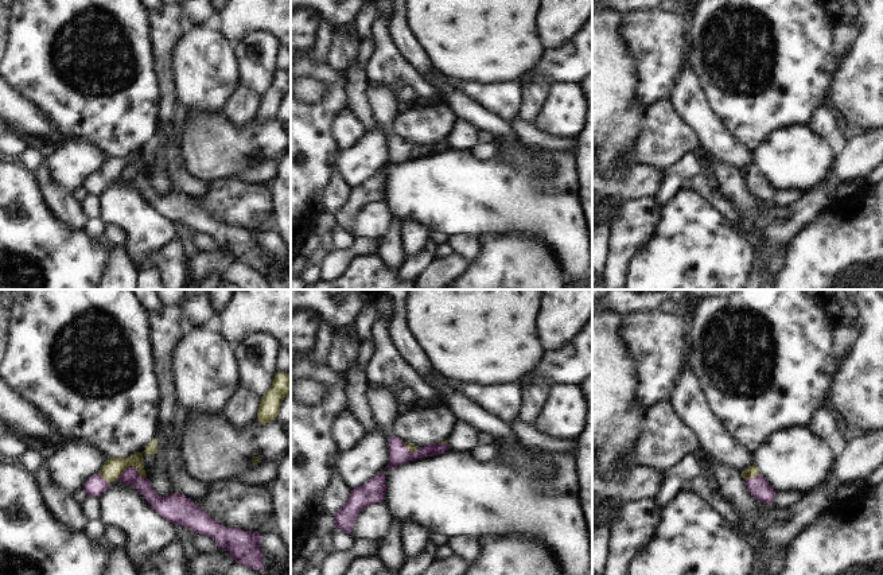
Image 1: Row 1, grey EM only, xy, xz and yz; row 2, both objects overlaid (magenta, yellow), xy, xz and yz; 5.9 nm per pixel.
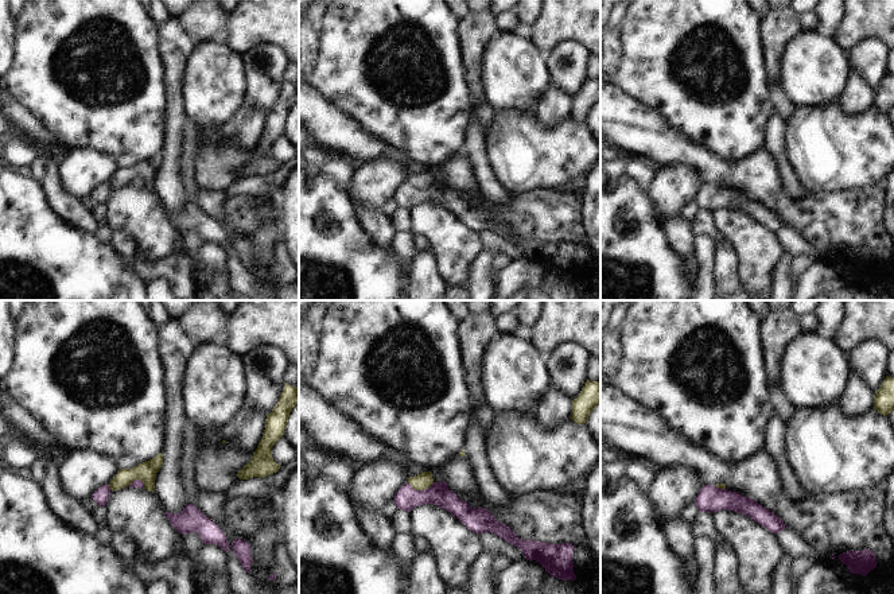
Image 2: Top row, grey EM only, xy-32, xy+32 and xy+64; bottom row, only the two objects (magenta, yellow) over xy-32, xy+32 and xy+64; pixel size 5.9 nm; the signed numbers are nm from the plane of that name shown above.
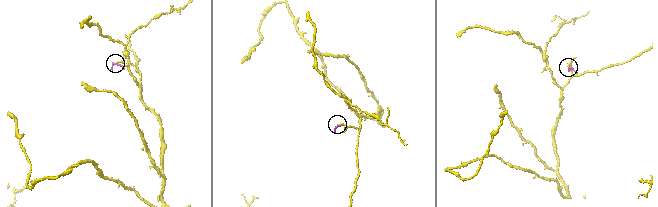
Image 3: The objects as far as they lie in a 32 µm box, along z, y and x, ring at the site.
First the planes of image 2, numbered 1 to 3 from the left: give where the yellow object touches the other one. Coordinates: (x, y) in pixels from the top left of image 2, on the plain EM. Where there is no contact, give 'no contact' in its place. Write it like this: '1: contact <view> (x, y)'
1: contact xy-32 (108, 186)
2: contact xy+32 (420, 189)
3: contact xy+64 (718, 186)

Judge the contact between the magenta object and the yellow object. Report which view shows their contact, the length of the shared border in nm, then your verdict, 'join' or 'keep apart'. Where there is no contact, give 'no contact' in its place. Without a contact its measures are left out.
xy | 180 nm | join

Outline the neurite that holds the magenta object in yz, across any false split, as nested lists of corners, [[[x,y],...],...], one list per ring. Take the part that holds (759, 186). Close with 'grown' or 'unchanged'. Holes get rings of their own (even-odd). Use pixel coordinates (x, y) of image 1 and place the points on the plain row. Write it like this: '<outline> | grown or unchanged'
[[[755,163],[746,167],[742,174],[746,178],[746,183],[751,194],[754,194],[758,199],[762,199],[763,202],[773,202],[777,190],[759,171]]] | grown

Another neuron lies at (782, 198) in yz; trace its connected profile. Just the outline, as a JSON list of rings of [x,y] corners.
[[[779,190],[773,198],[773,205],[777,207],[787,207],[796,205],[806,191],[801,190]]]

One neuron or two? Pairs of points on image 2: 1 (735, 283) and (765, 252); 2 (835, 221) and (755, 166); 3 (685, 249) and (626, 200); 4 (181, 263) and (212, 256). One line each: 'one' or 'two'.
1: two
2: one
3: two
4: two

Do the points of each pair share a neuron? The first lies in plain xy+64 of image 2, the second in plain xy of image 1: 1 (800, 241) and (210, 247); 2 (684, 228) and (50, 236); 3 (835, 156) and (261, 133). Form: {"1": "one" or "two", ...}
{"1": "one", "2": "two", "3": "one"}

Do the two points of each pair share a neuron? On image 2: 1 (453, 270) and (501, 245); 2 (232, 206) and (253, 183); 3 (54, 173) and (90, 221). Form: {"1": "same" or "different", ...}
{"1": "different", "2": "different", "3": "same"}

